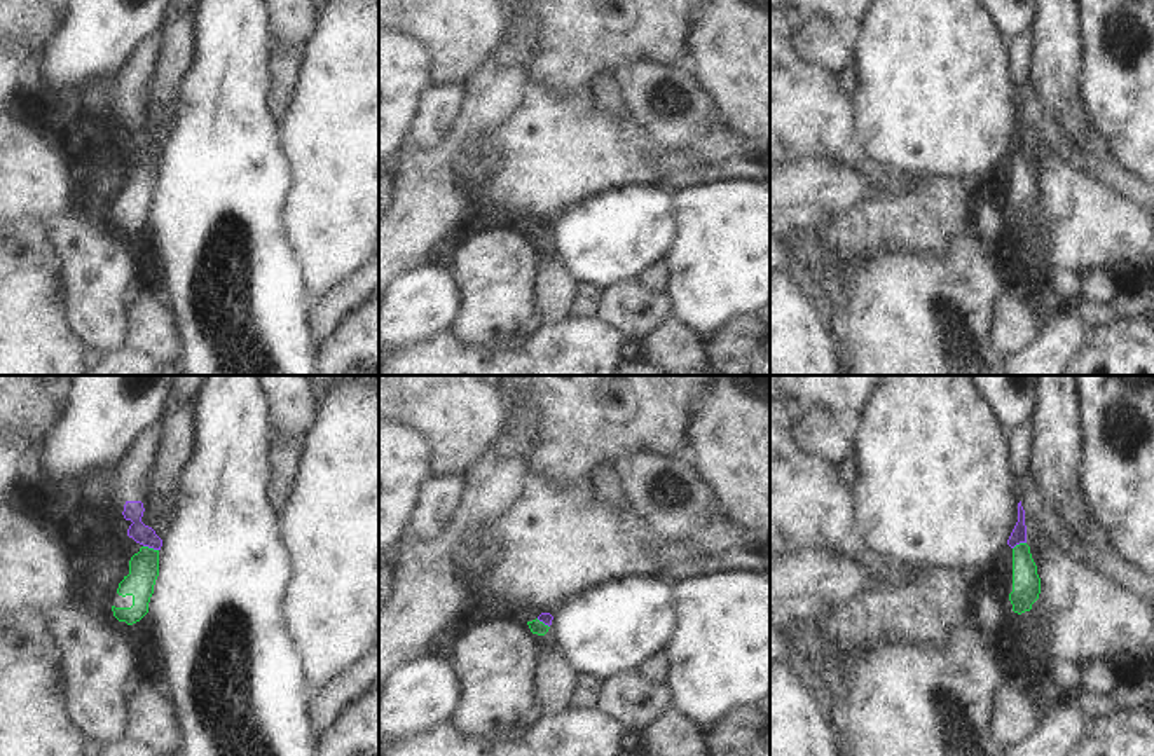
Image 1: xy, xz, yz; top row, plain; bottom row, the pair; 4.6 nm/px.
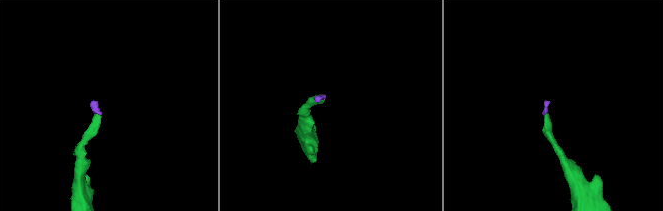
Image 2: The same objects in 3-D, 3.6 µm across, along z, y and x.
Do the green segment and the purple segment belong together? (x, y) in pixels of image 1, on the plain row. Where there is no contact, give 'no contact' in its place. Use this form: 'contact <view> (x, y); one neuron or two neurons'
contact xy (151, 158); one neuron

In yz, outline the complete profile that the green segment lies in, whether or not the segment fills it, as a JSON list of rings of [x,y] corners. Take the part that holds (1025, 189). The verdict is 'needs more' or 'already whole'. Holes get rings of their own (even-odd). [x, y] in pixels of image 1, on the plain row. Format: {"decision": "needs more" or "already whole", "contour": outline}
{"decision": "needs more", "contour": [[[1021,110],[1018,112],[1018,131],[1007,154],[1013,157],[1013,201],[1009,203],[1009,210],[1013,220],[1021,223],[1032,218],[1032,213],[1041,203],[1041,187],[1030,155],[1027,154],[1025,119]]]}

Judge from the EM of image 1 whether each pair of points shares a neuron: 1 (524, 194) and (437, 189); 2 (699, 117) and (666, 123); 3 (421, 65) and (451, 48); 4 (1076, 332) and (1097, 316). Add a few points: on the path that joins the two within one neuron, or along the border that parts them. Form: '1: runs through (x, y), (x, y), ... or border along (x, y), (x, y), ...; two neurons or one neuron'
1: border along (472, 151), (468, 187), (475, 199); two neurons
2: runs through (690, 117), (674, 117); one neuron
3: border along (402, 32), (416, 35), (432, 51), (435, 84); two neurons
4: border along (1058, 316), (1081, 320), (1088, 327); two neurons

